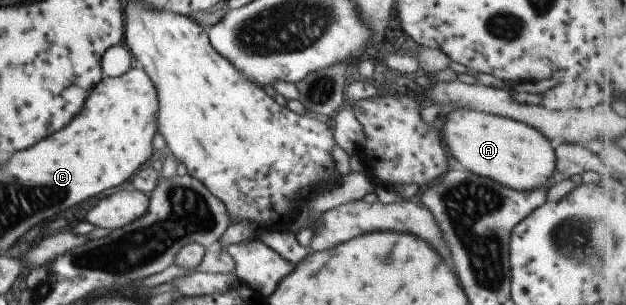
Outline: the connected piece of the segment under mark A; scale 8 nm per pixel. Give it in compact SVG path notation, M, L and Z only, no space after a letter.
M453 108L444 115L440 138L464 170L508 187L510 191L534 191L554 175L556 157L549 140L534 127L508 117Z

